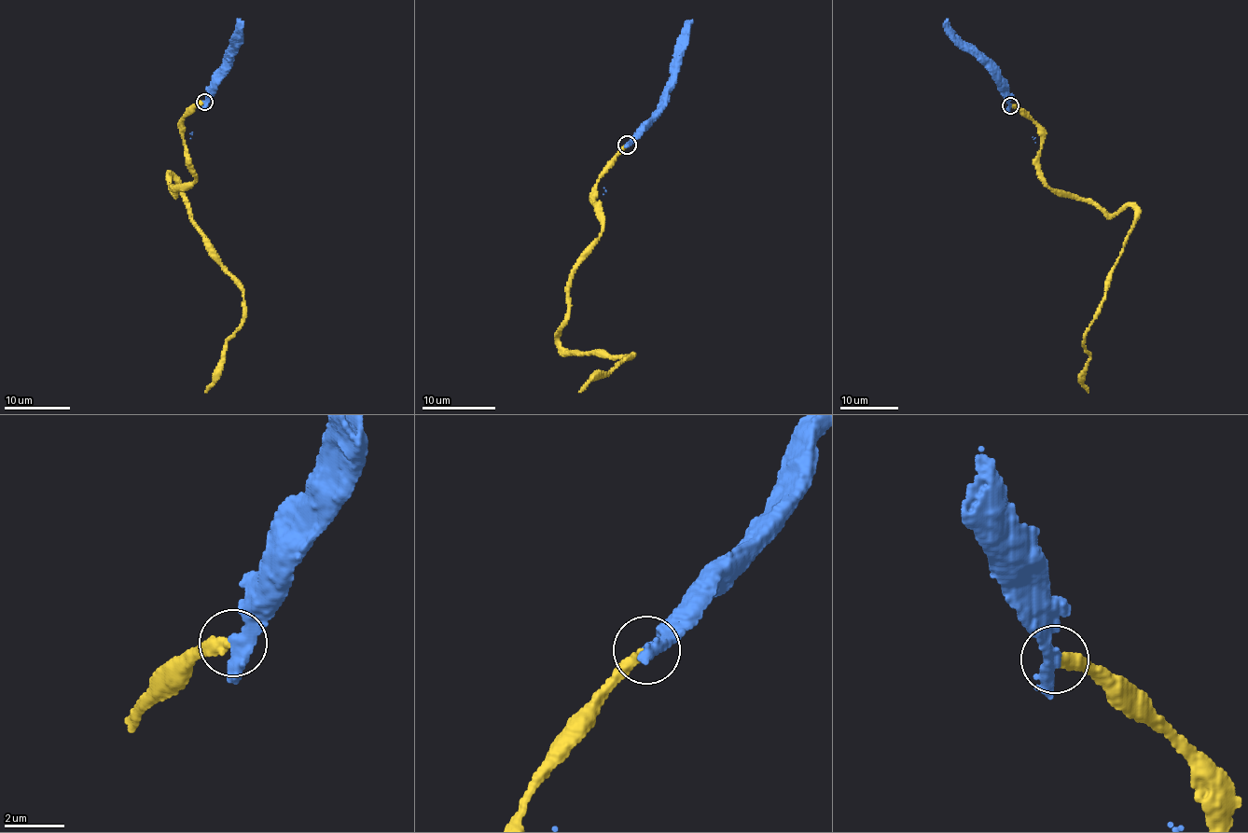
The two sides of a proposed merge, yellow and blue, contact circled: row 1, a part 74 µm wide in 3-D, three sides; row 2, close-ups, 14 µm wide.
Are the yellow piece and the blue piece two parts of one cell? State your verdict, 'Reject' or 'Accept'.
Reject

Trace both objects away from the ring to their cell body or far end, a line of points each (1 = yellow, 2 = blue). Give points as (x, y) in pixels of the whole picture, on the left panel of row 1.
1: (202, 103), (182, 121), (196, 180), (173, 192), (170, 176), (207, 250), (243, 295), (241, 326), (205, 392)
2: (204, 103), (213, 76), (220, 70), (223, 59), (233, 47), (231, 36), (243, 21)

